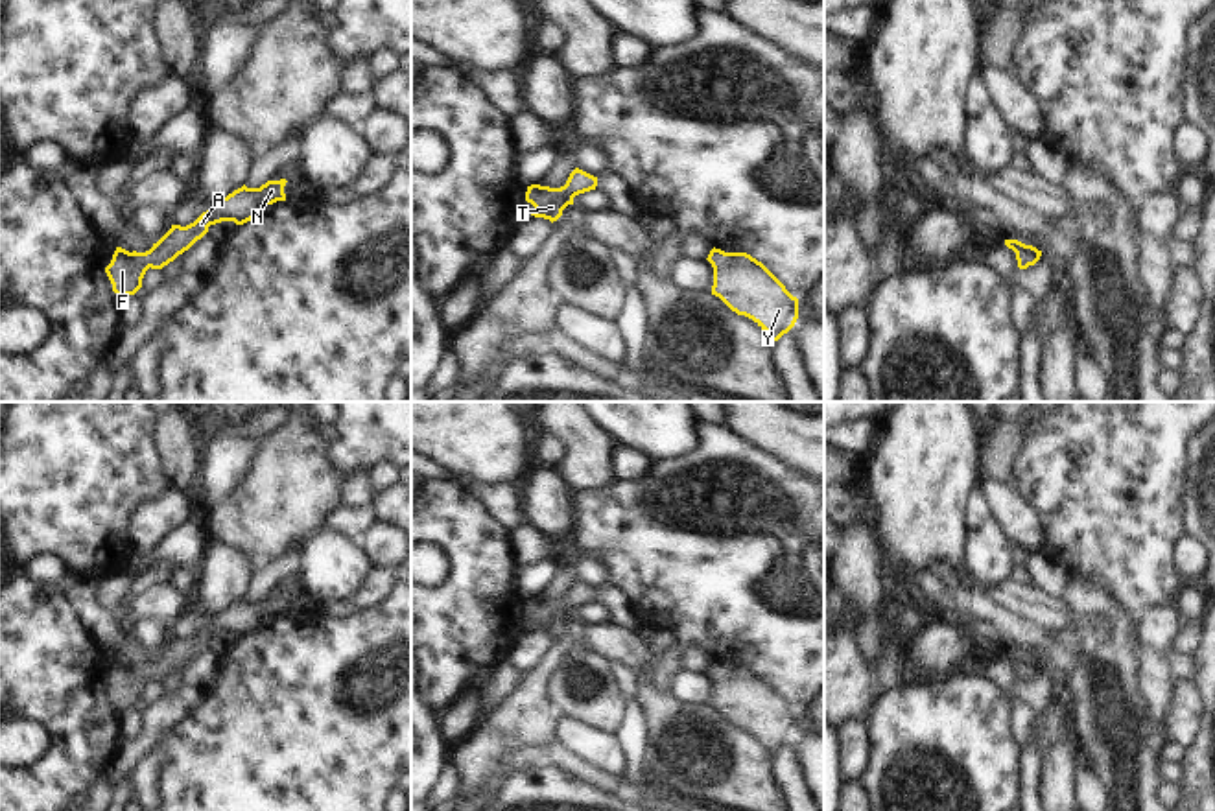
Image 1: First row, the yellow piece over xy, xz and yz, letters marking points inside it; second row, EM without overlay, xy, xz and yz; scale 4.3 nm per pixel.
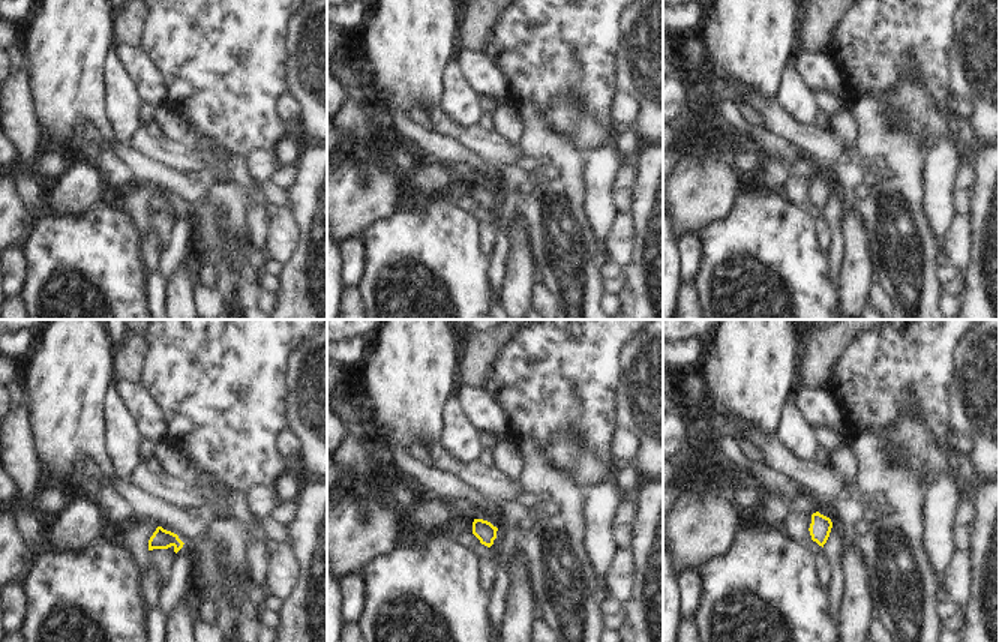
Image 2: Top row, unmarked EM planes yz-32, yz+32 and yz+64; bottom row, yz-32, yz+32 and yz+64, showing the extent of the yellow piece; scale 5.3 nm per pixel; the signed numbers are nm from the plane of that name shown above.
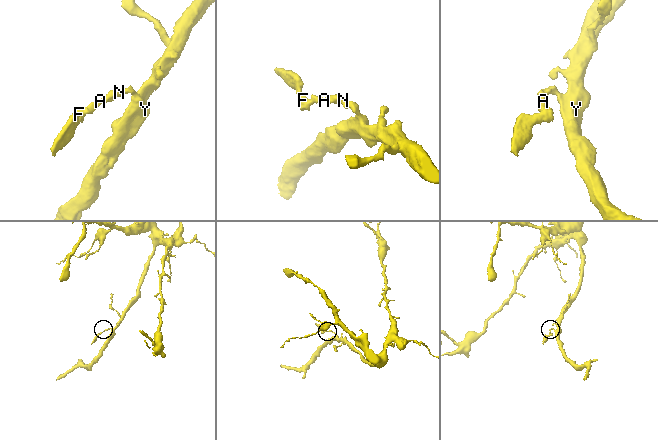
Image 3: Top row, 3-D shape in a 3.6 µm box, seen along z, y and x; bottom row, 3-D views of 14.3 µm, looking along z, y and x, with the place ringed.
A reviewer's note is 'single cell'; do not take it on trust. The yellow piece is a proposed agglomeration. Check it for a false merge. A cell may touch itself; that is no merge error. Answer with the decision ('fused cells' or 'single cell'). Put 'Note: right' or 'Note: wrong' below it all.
single cell
Note: right

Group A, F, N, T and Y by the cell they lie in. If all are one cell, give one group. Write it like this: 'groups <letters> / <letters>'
groups A F N T Y

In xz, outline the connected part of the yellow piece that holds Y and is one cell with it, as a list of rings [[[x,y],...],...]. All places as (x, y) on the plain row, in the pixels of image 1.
[[[712,662],[712,708],[732,724],[752,732],[773,754],[787,746],[798,732],[798,711],[756,671],[747,665]]]

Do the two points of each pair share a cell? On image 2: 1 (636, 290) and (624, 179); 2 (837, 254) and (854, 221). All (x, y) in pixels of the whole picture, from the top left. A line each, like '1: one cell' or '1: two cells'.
1: two cells
2: two cells

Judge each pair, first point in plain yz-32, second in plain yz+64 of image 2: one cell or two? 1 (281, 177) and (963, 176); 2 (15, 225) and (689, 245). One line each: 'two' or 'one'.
1: one
2: two

